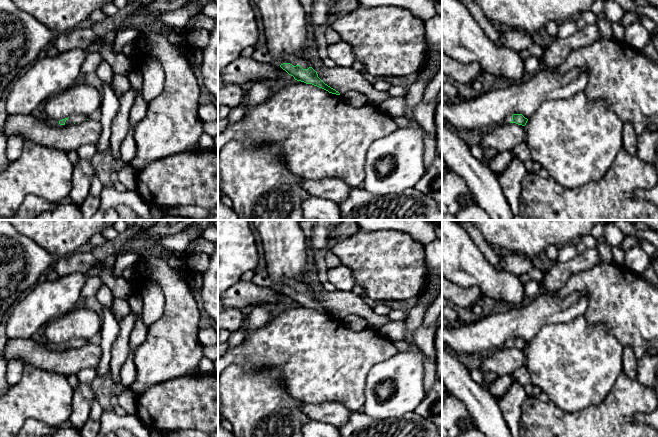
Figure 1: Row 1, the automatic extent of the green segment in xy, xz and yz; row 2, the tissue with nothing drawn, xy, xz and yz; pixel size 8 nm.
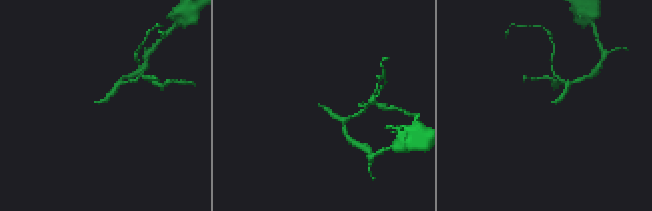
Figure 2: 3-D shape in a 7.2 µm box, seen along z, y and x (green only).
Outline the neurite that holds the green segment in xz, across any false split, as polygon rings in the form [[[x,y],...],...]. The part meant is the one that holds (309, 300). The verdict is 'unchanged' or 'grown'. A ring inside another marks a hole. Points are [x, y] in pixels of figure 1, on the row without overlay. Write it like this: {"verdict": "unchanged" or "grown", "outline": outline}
{"verdict": "grown", "outline": [[[267,267],[255,269],[251,281],[259,286],[279,289],[297,305],[312,308],[328,315],[329,317],[340,319],[338,315],[325,308],[318,301],[317,296],[309,290],[307,284],[304,282],[295,281],[293,279],[286,279],[283,283],[273,281],[269,278]]]}

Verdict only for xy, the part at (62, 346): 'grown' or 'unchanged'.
grown

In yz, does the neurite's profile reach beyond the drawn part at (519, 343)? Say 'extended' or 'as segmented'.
extended

